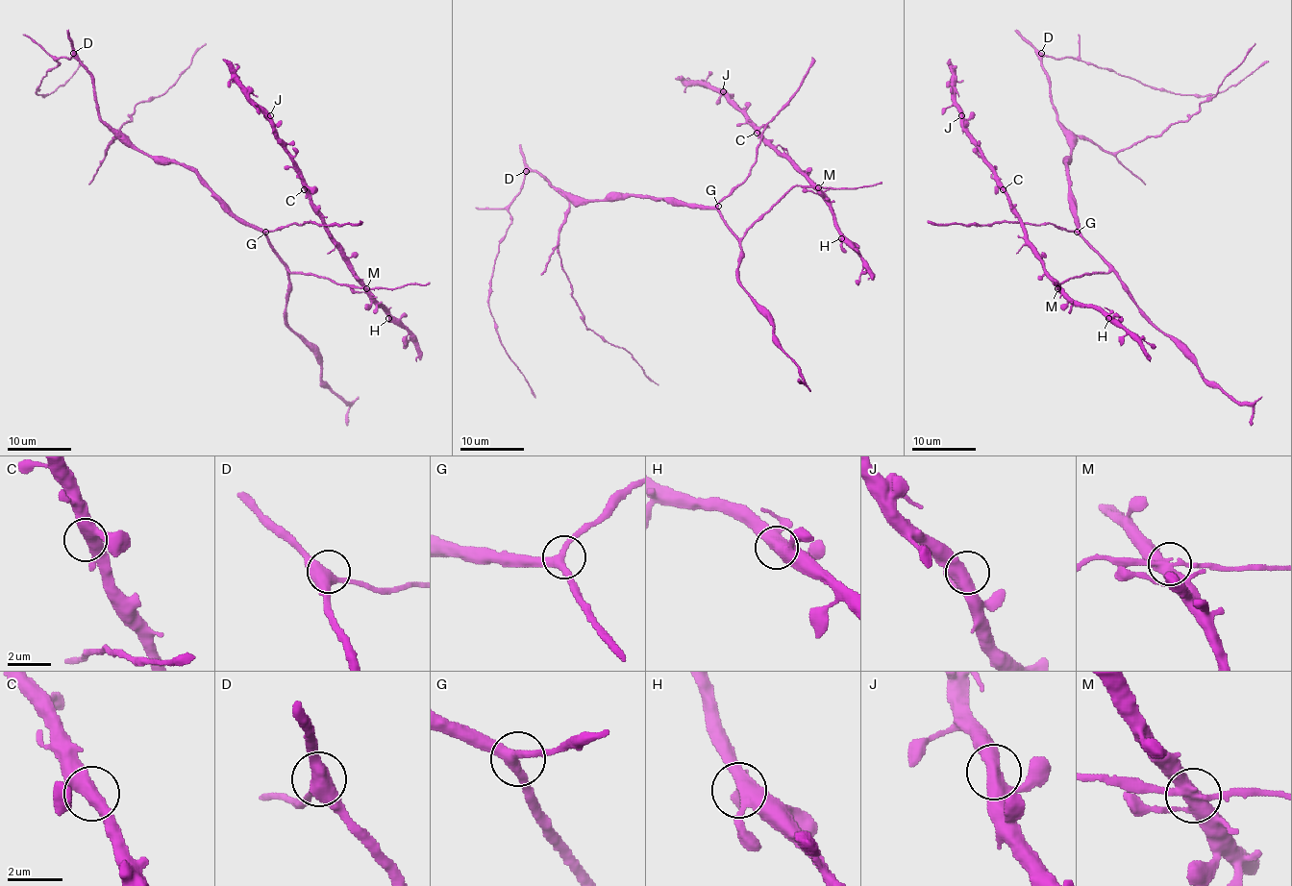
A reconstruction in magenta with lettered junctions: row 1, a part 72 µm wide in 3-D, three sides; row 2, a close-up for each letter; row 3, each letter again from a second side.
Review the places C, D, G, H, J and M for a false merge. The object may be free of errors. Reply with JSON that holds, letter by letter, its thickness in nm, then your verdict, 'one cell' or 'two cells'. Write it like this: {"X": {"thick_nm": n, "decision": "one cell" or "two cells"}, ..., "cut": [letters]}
{"C": {"thick_nm": 440, "decision": "one cell"}, "D": {"thick_nm": 440, "decision": "one cell"}, "G": {"thick_nm": 340, "decision": "one cell"}, "H": {"thick_nm": 440, "decision": "one cell"}, "J": {"thick_nm": 420, "decision": "one cell"}, "M": {"thick_nm": 440, "decision": "one cell"}, "cut": []}

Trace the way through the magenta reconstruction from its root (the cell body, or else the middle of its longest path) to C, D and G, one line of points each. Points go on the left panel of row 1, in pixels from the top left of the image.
C: (222, 202), (267, 238), (289, 272), (315, 274), (359, 286), (360, 280), (349, 269), (320, 209), (304, 189)
D: (222, 202), (193, 171), (179, 163), (157, 163), (123, 135), (113, 132), (101, 118), (91, 72), (73, 53)
G: (222, 202), (238, 218), (265, 232)

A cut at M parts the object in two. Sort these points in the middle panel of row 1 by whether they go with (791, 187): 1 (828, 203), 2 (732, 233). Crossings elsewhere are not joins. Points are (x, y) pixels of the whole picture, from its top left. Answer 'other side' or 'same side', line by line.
1: other side
2: other side

